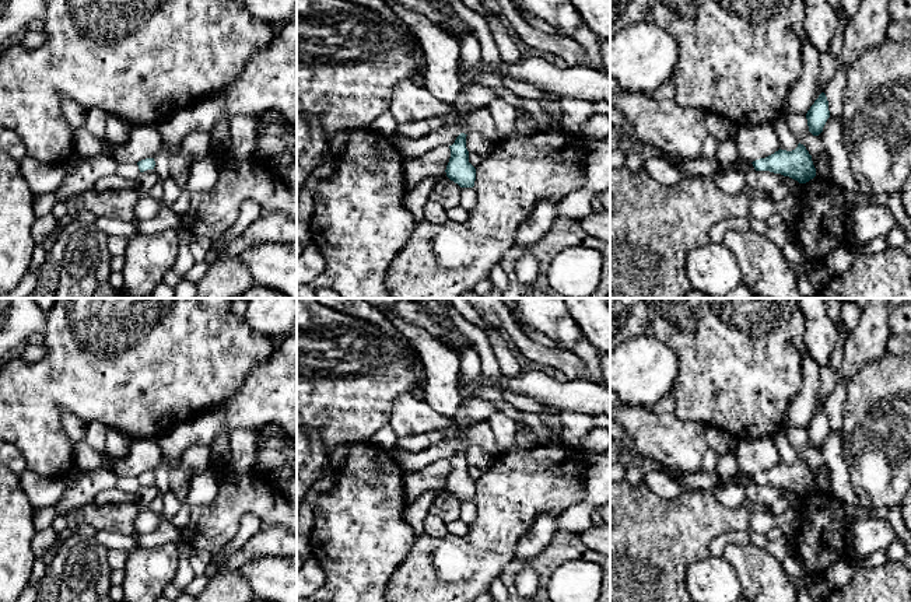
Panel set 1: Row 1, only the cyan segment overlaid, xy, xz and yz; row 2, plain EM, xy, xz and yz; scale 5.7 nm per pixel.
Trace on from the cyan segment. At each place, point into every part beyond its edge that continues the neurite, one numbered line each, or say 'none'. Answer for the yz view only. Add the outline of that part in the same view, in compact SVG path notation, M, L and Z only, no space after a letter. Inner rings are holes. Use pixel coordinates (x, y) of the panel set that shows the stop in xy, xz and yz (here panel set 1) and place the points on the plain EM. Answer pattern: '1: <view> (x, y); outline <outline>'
1: yz (703, 482); outline M680 470L680 473L676 475L673 479L677 480L682 486L684 486L688 491L694 491L694 490L708 491L711 489L718 489L729 484L739 484L744 489L756 486L753 477L749 475L746 477L737 475L735 477L718 479L709 473L702 473L702 472L688 473Z

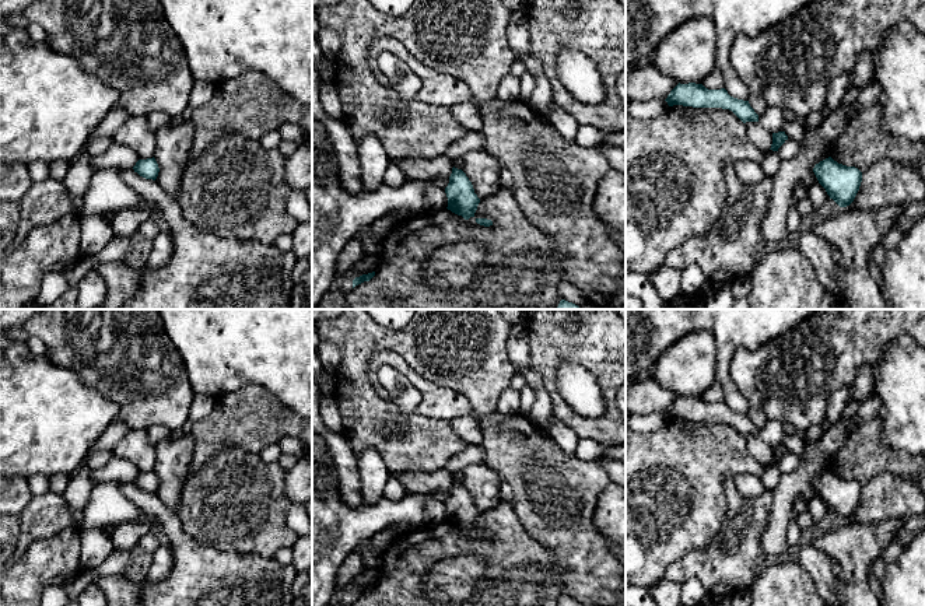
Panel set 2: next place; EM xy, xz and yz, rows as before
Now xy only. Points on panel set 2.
none

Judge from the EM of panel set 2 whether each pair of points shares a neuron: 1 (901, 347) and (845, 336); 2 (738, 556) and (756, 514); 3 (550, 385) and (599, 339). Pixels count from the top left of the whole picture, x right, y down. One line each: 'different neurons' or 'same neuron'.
1: different neurons
2: same neuron
3: same neuron

